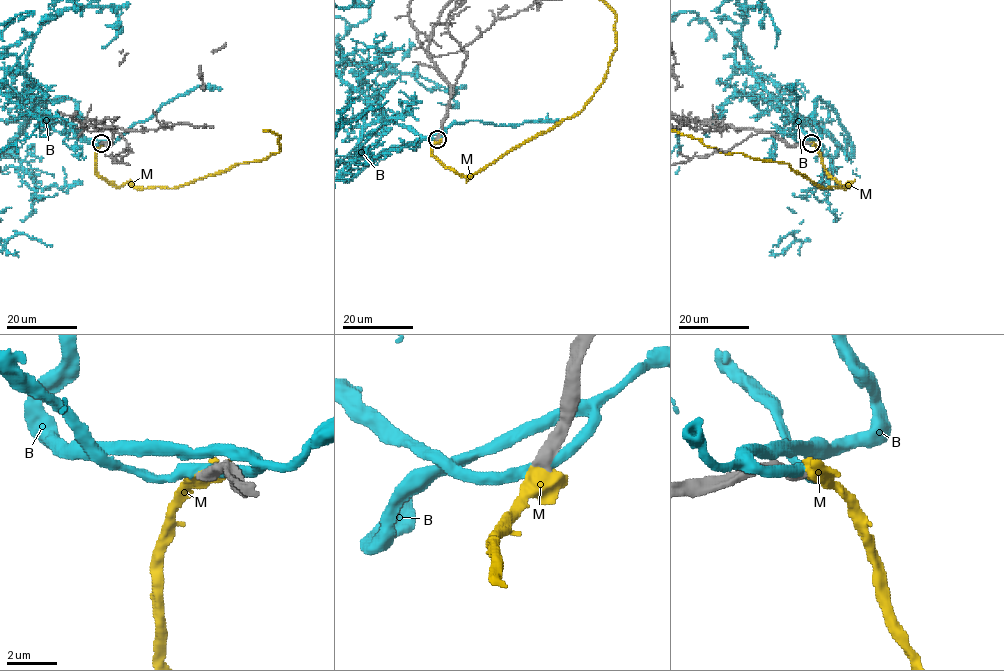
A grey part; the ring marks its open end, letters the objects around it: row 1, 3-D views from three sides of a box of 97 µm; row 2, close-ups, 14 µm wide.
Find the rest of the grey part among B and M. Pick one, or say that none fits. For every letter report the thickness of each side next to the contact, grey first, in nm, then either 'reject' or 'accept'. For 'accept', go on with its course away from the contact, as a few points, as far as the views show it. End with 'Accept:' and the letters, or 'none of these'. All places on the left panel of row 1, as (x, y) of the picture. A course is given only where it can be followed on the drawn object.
B: 600 nm thick on the grey side, 400 nm on the other; reject
M: 550 nm thick on the grey side, 550 nm on the other; accept
Accept: M

